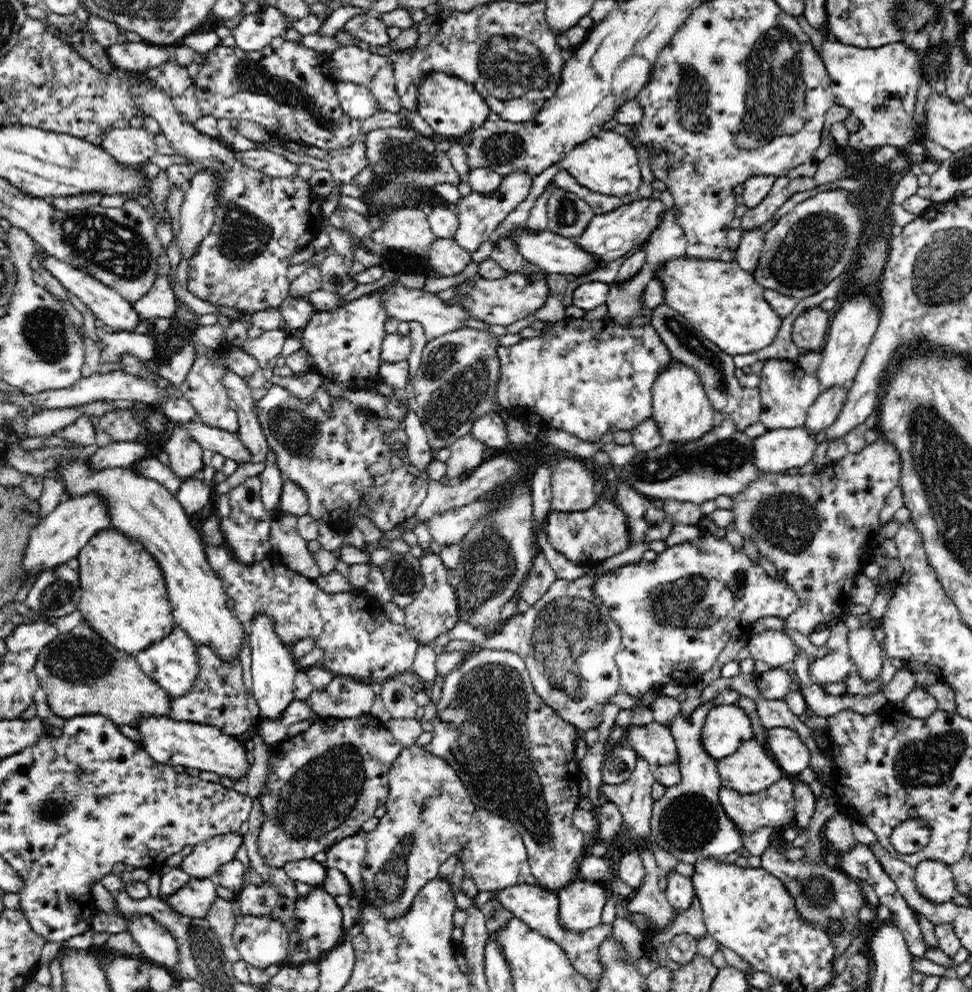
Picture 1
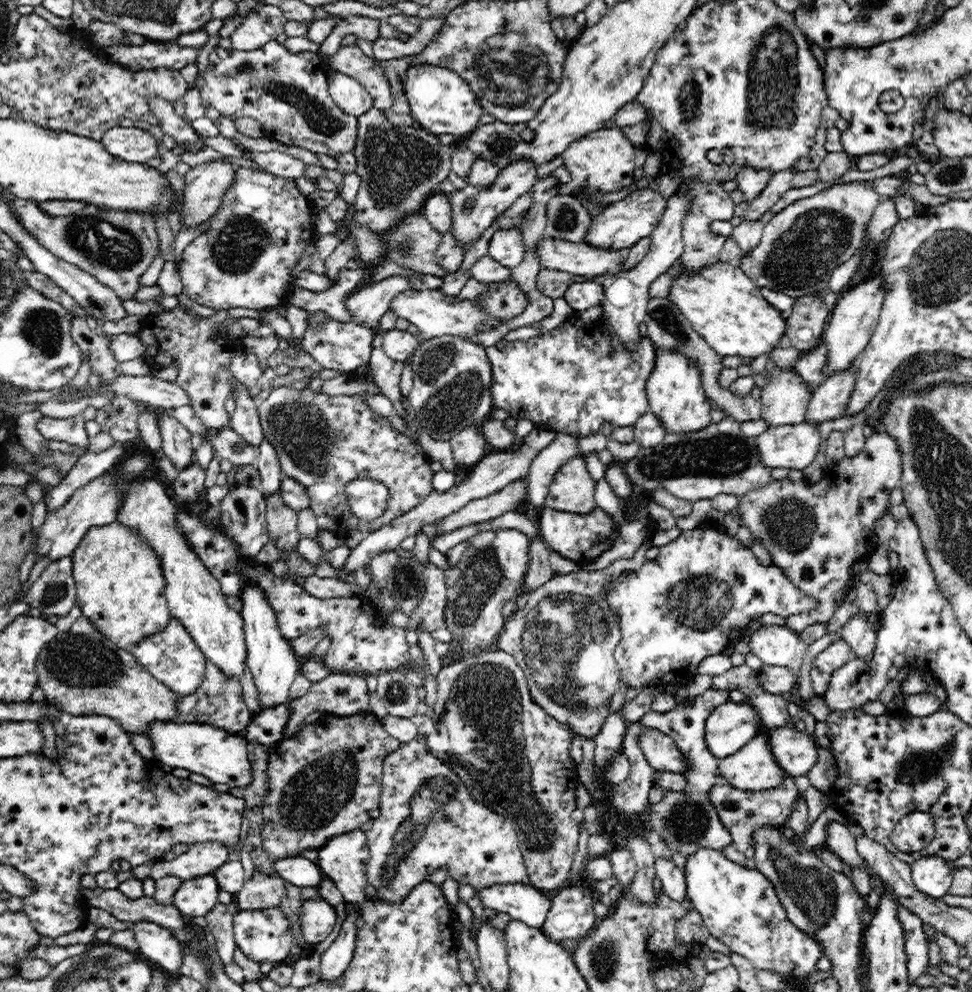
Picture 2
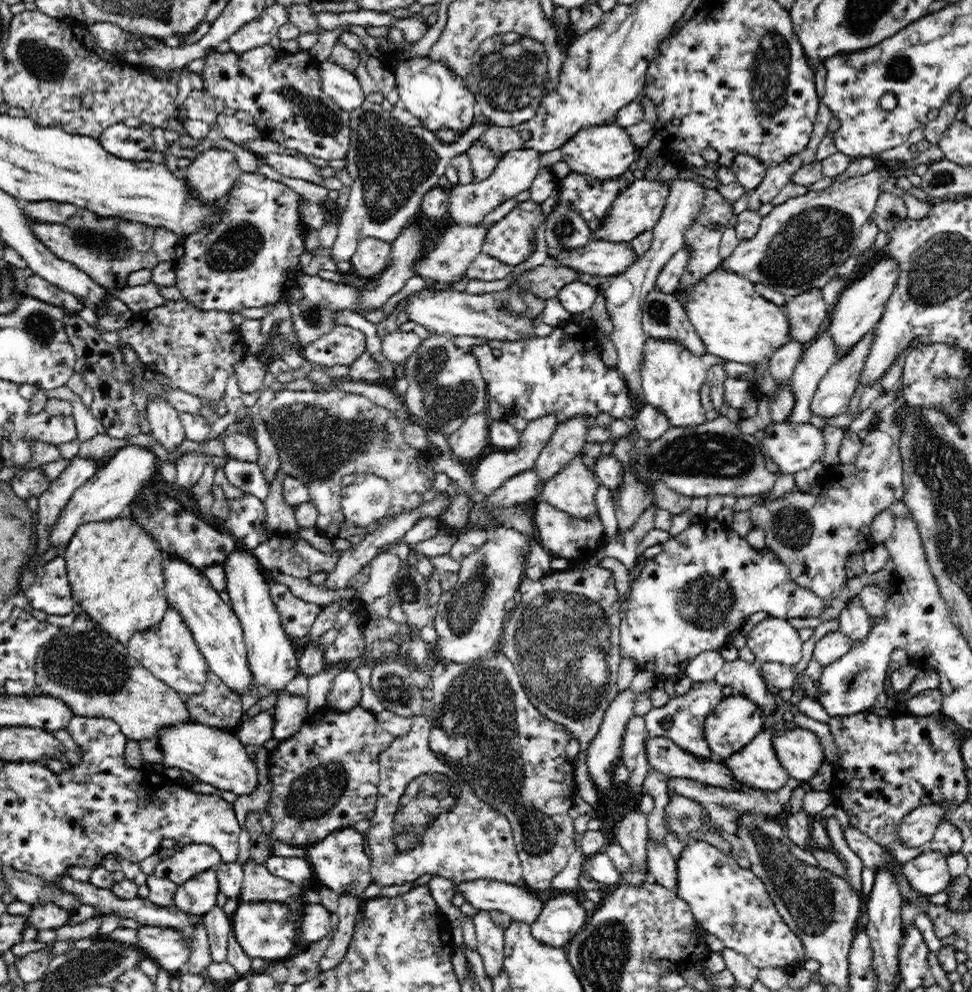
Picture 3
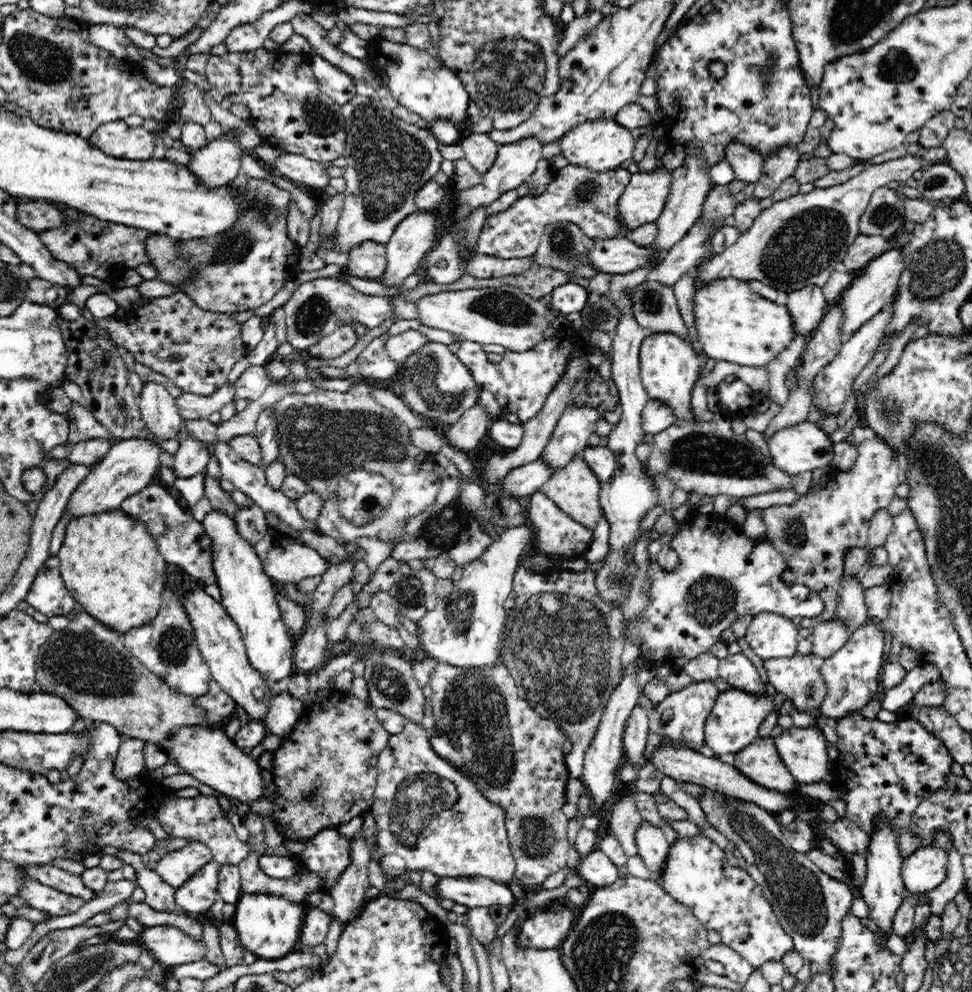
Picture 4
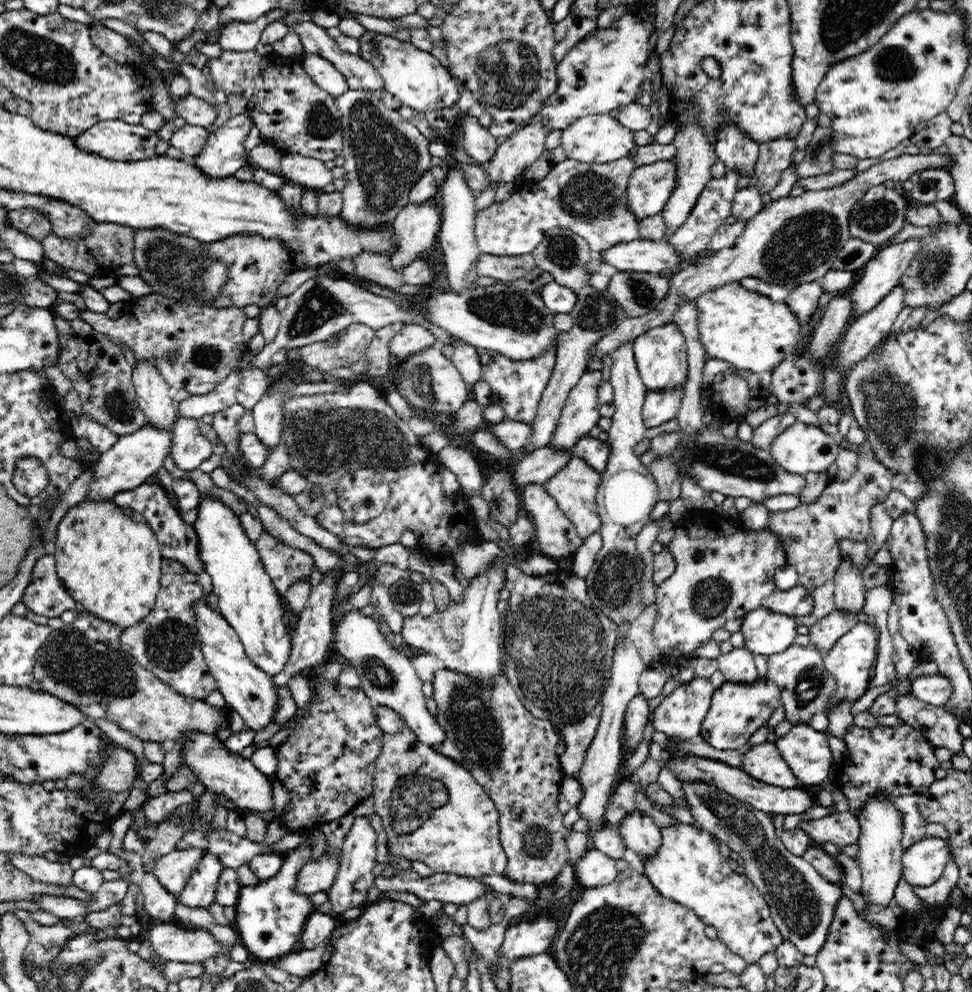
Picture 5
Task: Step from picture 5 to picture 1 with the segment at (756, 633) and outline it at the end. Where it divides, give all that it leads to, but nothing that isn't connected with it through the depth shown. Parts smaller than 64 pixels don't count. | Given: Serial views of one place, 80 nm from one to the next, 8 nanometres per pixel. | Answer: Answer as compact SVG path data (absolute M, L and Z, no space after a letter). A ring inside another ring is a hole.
M768 629L751 635L747 645L751 652L751 658L762 660L768 666L782 666L788 662L792 663L801 650L788 633L776 629Z

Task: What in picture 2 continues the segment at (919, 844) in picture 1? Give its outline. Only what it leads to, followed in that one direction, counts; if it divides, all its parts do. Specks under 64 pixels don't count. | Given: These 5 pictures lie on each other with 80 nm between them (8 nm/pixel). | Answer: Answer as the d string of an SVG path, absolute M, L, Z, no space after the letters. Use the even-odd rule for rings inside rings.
M924 811L904 816L891 835L893 845L905 853L922 850L935 836L933 816Z

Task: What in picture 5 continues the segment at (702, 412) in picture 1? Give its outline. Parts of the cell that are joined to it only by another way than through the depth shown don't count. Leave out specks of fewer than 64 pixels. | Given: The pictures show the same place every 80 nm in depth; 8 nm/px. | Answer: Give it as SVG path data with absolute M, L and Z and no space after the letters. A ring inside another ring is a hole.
M672 322L658 325L634 340L634 357L642 382L648 390L682 389L687 381L688 354L685 336Z

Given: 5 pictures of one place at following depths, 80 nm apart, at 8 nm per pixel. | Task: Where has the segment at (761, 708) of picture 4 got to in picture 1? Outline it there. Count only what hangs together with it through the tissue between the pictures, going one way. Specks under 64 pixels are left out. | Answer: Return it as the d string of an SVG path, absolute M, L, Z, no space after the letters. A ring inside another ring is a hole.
M734 704L711 708L702 728L704 749L716 761L731 756L744 743L755 739L748 714L744 708Z

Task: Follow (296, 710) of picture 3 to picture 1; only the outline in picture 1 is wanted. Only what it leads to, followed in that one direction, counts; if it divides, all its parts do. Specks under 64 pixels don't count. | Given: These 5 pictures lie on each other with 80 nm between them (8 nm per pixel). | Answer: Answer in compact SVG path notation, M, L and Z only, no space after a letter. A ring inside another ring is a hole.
M342 675L335 676L326 689L314 689L304 703L320 718L352 719L370 713L375 697L370 685Z

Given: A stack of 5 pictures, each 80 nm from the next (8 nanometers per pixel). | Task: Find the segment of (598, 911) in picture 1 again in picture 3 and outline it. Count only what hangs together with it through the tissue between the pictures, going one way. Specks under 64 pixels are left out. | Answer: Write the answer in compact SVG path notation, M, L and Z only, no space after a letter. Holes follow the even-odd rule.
M579 890L566 891L565 894L547 900L544 903L542 912L539 912L538 918L529 924L532 936L542 944L547 944L554 948L564 948L589 917L586 914L586 909L581 905L582 901L583 896Z

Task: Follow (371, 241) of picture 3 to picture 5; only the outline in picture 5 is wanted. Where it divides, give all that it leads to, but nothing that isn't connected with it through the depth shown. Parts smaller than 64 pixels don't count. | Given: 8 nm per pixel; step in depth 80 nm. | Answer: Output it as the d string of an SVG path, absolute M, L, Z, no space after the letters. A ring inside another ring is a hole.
M361 253L353 260L357 279L372 281L382 288L399 290L405 286L403 275L393 268L388 256L378 253Z

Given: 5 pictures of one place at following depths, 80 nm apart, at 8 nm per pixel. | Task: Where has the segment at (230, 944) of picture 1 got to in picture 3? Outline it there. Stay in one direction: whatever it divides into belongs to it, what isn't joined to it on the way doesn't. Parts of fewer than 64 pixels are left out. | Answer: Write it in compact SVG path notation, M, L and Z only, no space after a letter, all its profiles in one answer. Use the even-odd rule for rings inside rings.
M216 905L203 915L204 926L209 940L210 958L214 962L226 962L228 937L233 932L231 917Z

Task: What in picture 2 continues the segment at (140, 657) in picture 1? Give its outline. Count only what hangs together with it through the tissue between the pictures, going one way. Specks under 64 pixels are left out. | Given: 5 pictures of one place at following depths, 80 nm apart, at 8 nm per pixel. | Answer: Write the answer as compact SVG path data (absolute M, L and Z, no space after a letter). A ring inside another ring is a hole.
M171 616L169 623L162 630L142 639L130 651L140 666L150 671L154 678L178 696L186 697L201 688L206 666L205 655L176 617Z

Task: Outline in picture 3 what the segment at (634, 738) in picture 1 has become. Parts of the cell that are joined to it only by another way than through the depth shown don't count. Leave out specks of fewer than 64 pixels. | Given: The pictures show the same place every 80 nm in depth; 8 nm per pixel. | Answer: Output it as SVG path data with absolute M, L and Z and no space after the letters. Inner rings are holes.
M650 736L645 748L650 767L667 777L689 778L701 785L709 784L728 790L747 788L734 779L732 772L721 760L697 758L690 752L679 748L674 741L668 738Z

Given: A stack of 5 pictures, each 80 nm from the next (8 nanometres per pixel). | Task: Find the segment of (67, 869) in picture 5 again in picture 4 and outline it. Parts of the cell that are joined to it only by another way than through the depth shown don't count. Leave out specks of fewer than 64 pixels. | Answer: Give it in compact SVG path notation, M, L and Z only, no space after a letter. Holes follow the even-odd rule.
M28 865L22 869L27 873L27 876L31 876L34 880L38 880L60 892L79 896L85 901L97 895L95 890L90 890L84 886L82 879L78 875L71 874L54 865Z

